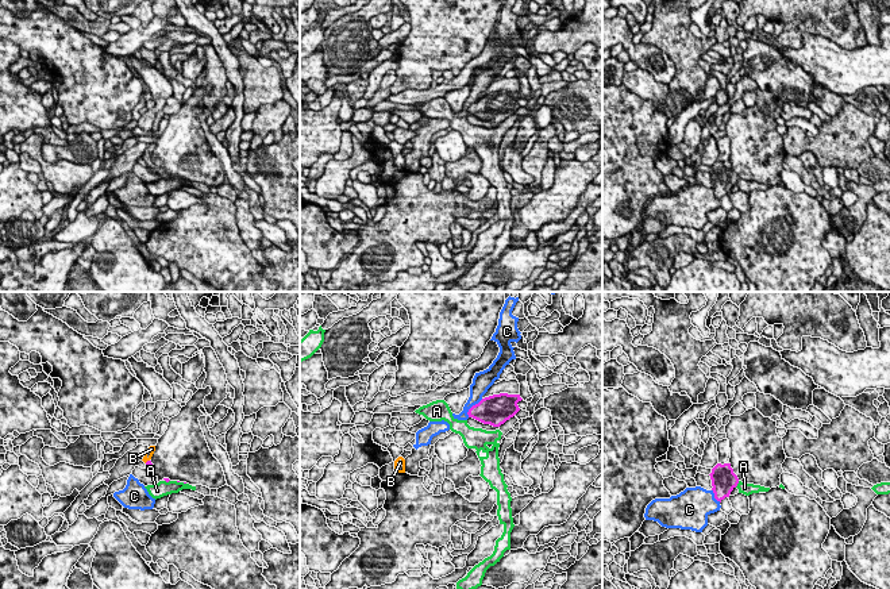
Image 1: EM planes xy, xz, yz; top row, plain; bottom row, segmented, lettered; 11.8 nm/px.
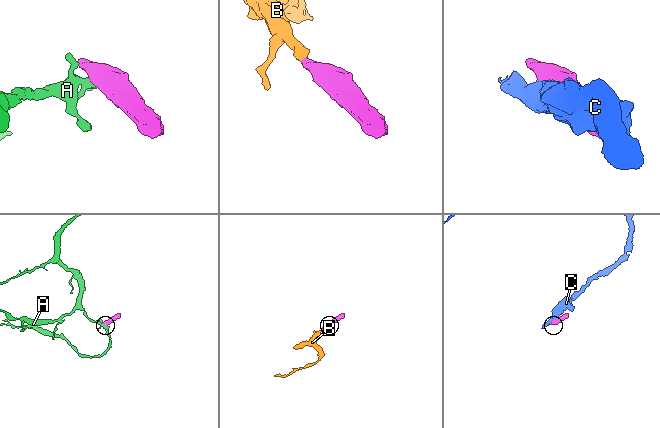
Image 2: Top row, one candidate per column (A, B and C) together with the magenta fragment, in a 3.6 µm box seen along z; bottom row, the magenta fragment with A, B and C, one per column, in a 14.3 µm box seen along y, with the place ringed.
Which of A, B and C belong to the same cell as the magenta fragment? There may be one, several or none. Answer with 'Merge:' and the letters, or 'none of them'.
Merge: B

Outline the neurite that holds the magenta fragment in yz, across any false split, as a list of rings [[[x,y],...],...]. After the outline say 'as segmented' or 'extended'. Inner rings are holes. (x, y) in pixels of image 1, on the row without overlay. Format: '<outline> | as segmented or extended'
[[[717,161],[709,172],[712,177],[712,188],[717,199],[723,199],[729,195],[731,189],[737,184],[739,176],[733,170],[731,161]]] | as segmented

